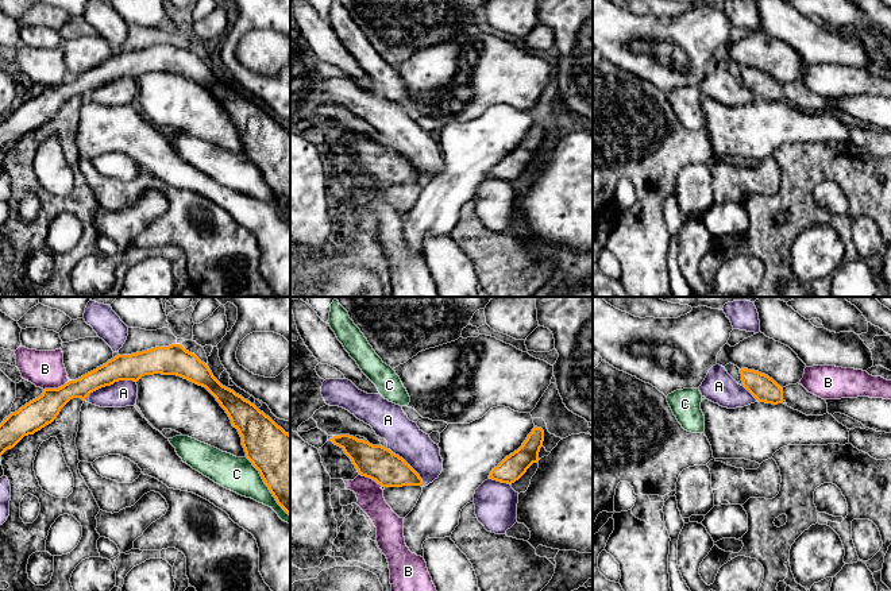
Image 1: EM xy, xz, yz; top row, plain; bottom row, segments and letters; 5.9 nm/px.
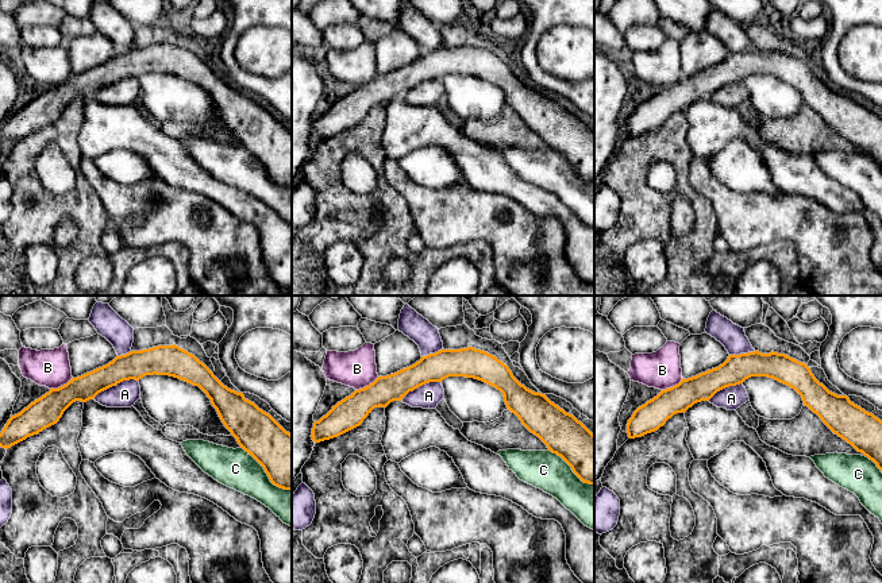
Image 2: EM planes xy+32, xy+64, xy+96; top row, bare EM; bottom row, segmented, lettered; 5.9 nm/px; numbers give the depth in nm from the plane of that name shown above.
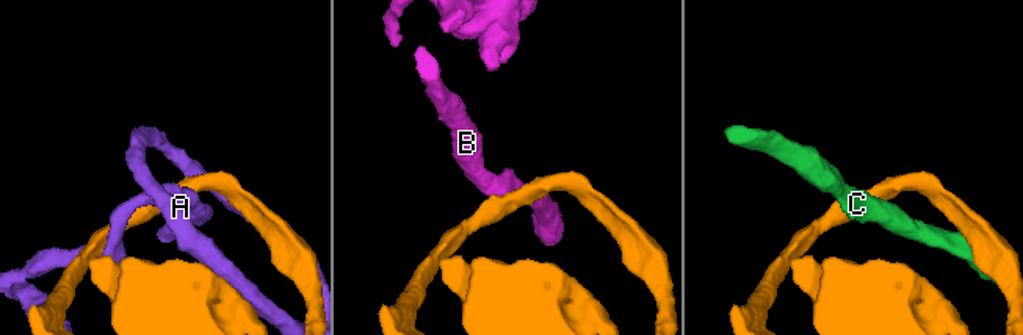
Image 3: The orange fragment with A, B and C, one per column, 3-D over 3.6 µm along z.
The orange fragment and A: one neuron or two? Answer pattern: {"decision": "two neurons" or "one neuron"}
{"decision": "one neuron"}

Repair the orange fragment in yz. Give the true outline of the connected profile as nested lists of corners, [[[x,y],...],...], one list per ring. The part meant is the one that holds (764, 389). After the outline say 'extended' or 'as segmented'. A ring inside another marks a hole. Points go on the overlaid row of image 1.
[[[741,368],[742,386],[759,401],[778,405],[783,402],[783,387],[772,378],[755,370]]] | as segmented

